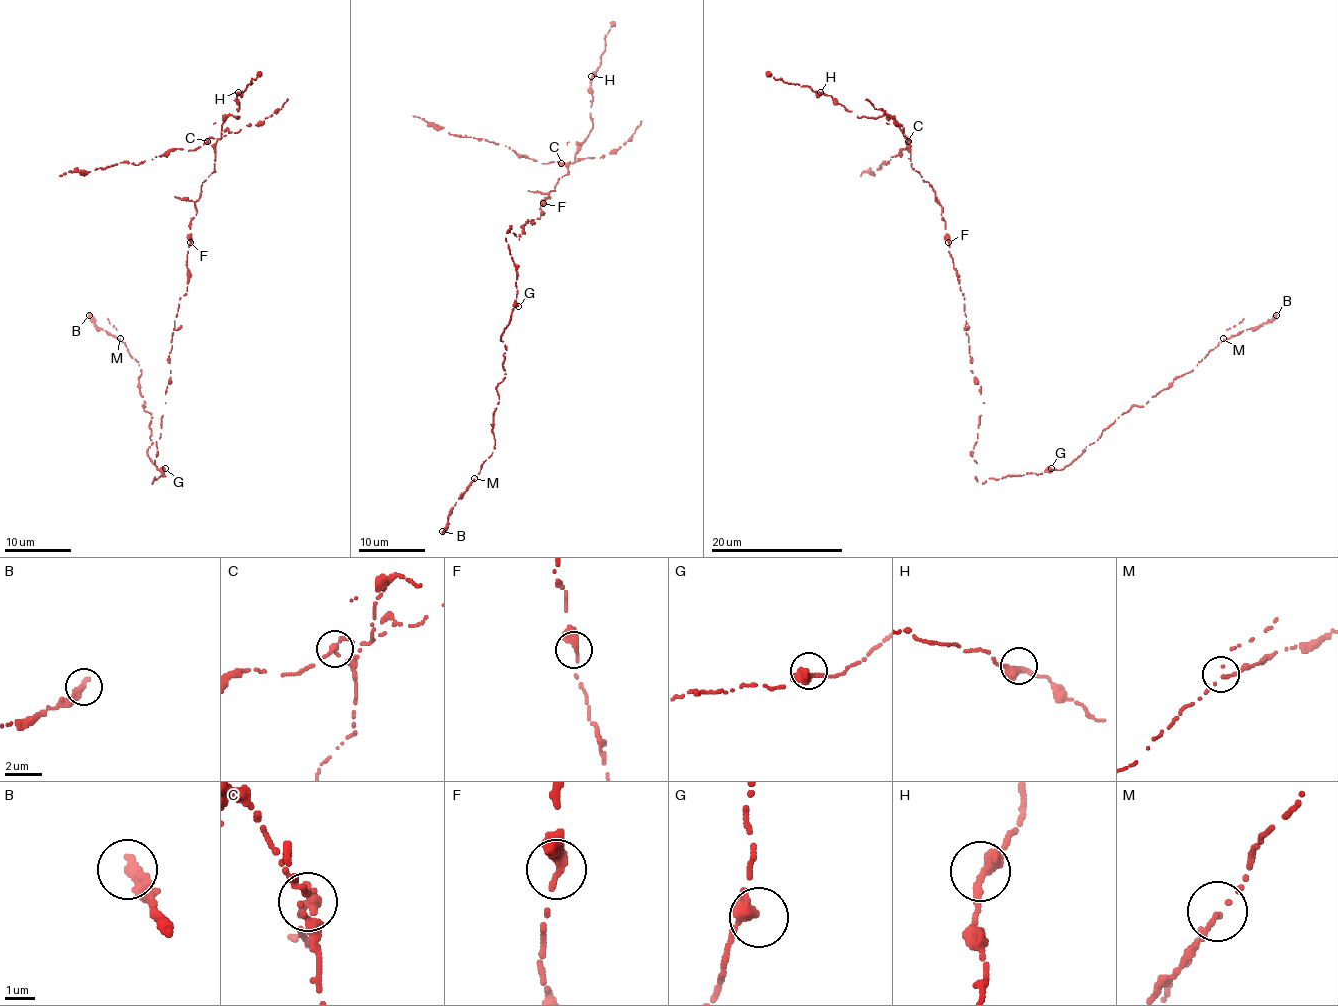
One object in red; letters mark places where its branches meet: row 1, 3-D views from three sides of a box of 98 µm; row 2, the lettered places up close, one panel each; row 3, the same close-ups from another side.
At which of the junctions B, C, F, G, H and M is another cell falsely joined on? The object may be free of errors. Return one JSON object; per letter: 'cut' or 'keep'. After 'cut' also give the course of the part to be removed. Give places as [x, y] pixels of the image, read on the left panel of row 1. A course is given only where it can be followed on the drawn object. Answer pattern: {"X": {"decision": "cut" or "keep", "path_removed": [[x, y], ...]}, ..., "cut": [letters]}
{"B": {"decision": "keep"}, "C": {"decision": "cut", "path_removed": [[208, 141], [188, 150], [168, 150], [142, 163], [117, 163], [90, 171], [69, 171], [59, 176]]}, "F": {"decision": "keep"}, "G": {"decision": "keep"}, "H": {"decision": "keep"}, "M": {"decision": "keep"}, "cut": ["C"]}

